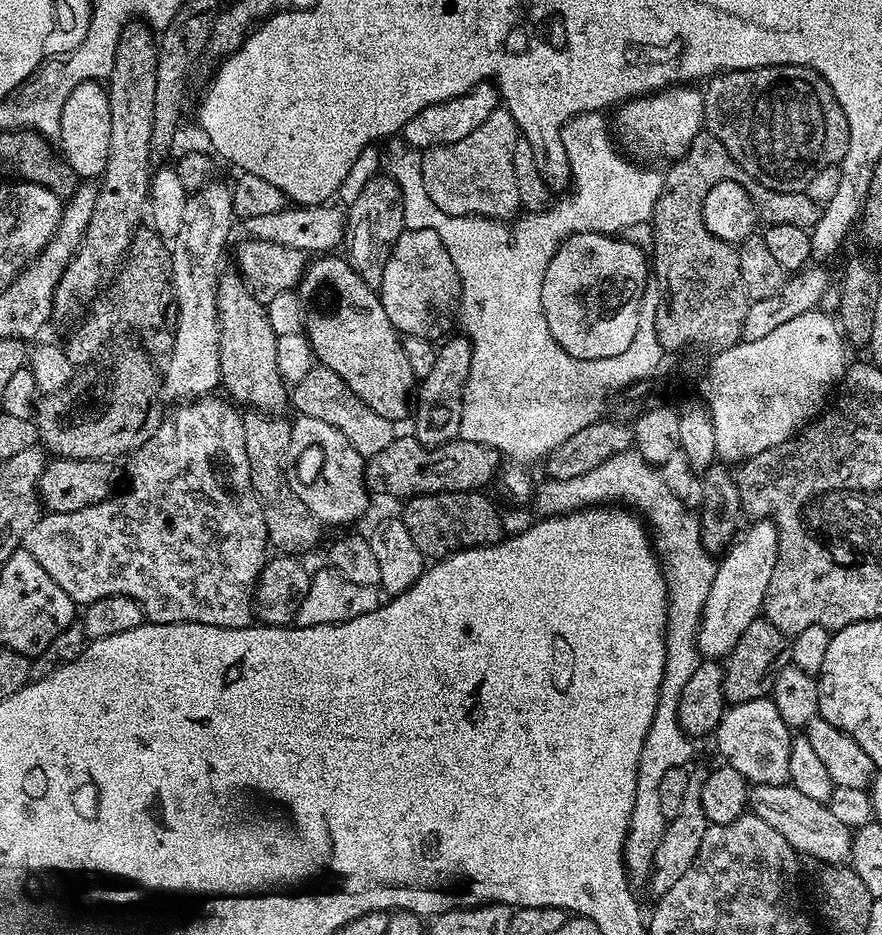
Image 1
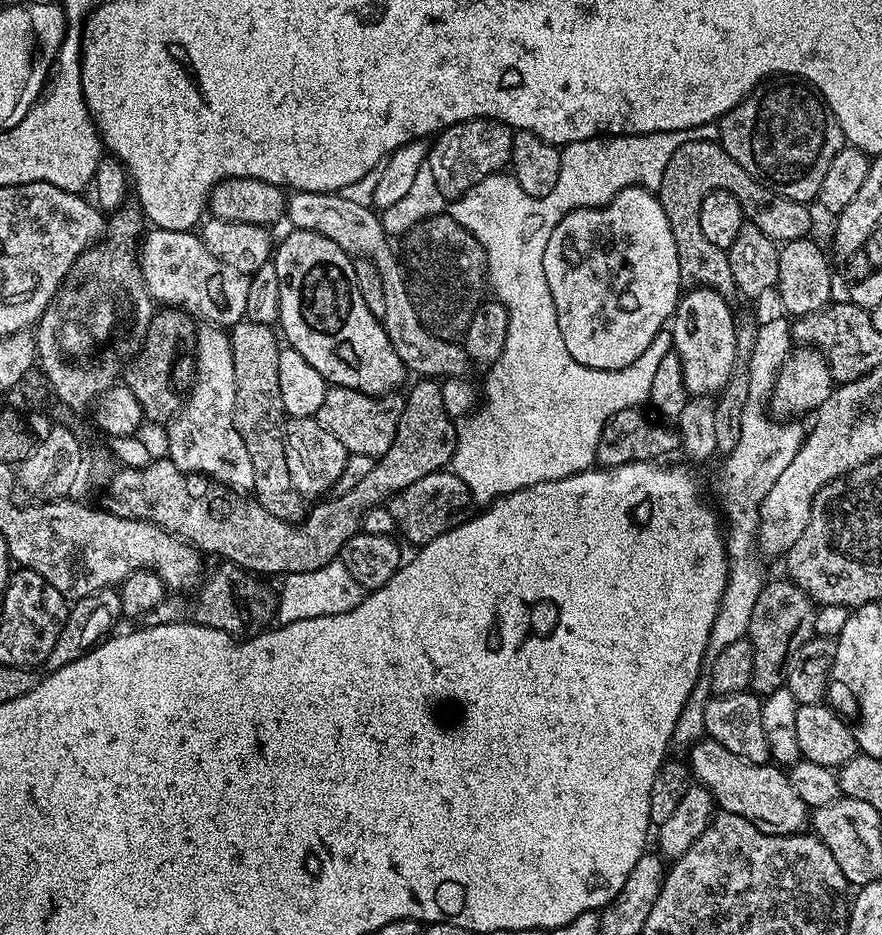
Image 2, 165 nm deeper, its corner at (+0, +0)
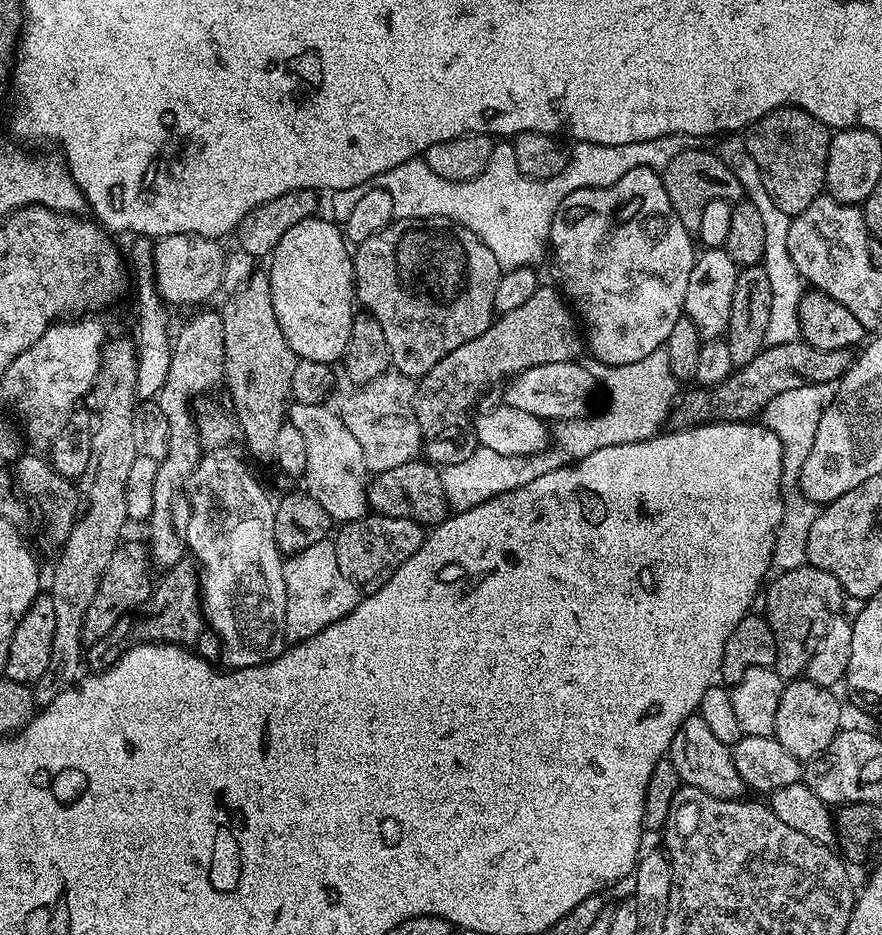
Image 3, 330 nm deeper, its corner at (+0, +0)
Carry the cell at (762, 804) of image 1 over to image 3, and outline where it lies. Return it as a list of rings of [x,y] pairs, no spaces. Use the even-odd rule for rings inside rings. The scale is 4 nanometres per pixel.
[[[699,714],[685,718],[682,726],[678,726],[678,734],[668,747],[667,759],[672,761],[674,770],[678,770],[684,784],[694,786],[714,798],[723,800],[739,800],[745,795],[746,787],[735,769],[733,749],[714,738],[713,731],[706,726]]]

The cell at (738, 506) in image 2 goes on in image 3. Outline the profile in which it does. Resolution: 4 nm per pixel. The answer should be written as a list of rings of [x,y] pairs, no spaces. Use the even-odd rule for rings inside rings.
[[[835,383],[803,384],[783,394],[778,394],[767,403],[762,413],[764,427],[776,433],[783,446],[783,474],[780,479],[780,493],[784,499],[784,517],[776,532],[776,545],[772,555],[771,571],[779,574],[808,564],[806,554],[806,538],[810,538],[810,526],[814,526],[814,518],[818,505],[800,491],[800,468],[806,462],[806,454],[814,446],[814,437],[818,432],[818,422],[821,421],[825,407],[836,396]]]

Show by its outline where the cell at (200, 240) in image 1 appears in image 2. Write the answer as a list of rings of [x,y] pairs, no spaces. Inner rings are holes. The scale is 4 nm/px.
[[[204,326],[197,331],[196,355],[194,357],[194,379],[190,385],[190,391],[187,393],[184,404],[180,407],[180,411],[177,412],[166,425],[166,431],[168,431],[168,452],[166,452],[166,456],[167,459],[174,462],[174,466],[178,466],[178,470],[182,470],[186,474],[199,474],[209,481],[215,482],[217,485],[244,494],[254,486],[254,462],[250,462],[250,454],[246,450],[246,445],[242,443],[242,434],[238,434],[238,430],[234,426],[234,354],[230,350],[228,338],[229,333],[219,326]]]

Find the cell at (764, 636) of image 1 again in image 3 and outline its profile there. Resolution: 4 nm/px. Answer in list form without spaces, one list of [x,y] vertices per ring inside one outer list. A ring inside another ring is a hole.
[[[811,566],[781,572],[775,579],[763,593],[762,612],[774,634],[776,673],[785,678],[796,678],[803,673],[806,662],[810,662],[810,654],[814,654],[814,646],[818,646],[822,634],[826,634],[830,618],[841,615],[846,593],[834,574],[826,574],[826,570]]]

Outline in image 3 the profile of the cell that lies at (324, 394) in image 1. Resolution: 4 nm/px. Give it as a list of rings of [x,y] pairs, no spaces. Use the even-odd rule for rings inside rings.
[[[395,370],[383,372],[378,378],[374,378],[369,384],[361,384],[344,400],[344,405],[338,408],[342,422],[350,434],[362,446],[364,461],[369,473],[375,474],[382,470],[394,470],[394,466],[402,466],[402,462],[410,462],[417,459],[422,452],[422,441],[420,439],[420,427],[414,410],[416,401],[417,381],[410,376],[403,376]]]

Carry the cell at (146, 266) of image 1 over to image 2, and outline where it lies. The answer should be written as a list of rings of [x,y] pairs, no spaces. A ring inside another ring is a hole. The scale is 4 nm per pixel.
[[[161,307],[153,311],[144,346],[128,361],[122,373],[122,382],[144,408],[145,421],[153,420],[164,426],[180,411],[194,379],[197,331],[197,321],[180,308]]]

